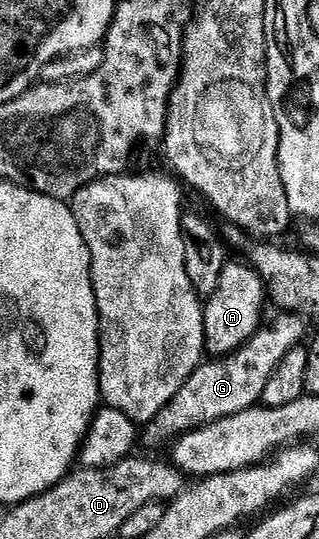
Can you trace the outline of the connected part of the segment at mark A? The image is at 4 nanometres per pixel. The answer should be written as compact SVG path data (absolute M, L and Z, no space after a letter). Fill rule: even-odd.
M233 258L223 266L223 275L219 277L219 290L211 294L203 304L205 310L205 351L210 357L230 356L263 327L261 315L267 305L267 293L263 278L249 263Z

